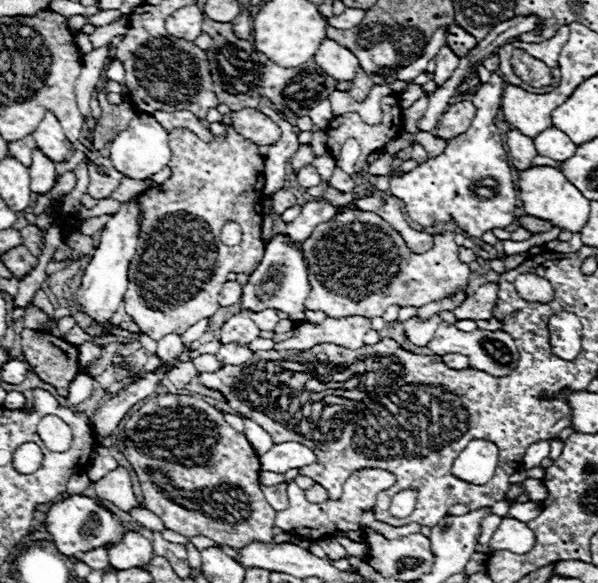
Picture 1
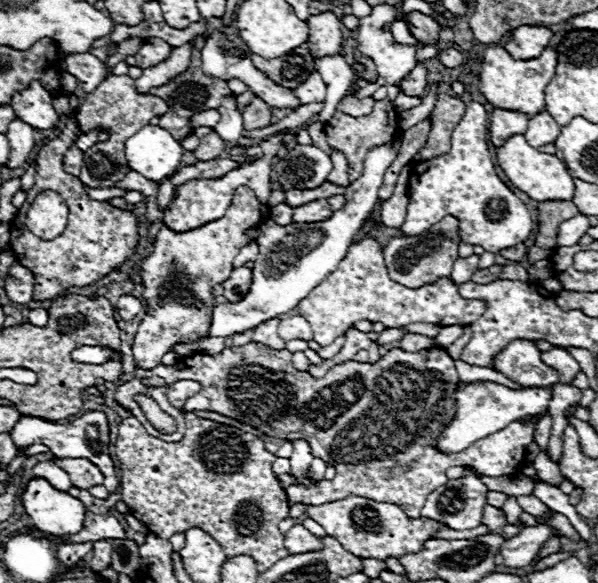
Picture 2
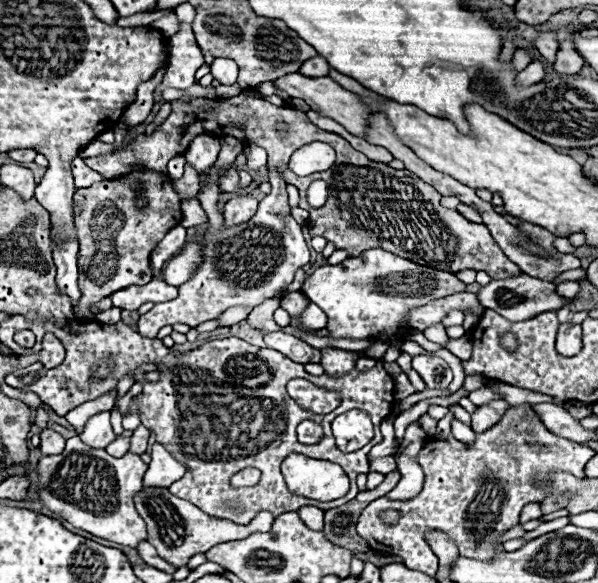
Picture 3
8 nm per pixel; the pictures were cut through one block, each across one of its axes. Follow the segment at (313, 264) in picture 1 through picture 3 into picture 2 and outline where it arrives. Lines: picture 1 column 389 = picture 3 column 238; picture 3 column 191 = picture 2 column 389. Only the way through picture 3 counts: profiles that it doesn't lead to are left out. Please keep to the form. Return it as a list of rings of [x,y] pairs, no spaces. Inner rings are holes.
[[[362,238],[360,242],[354,242],[348,248],[348,254],[338,264],[338,272],[332,272],[332,276],[328,276],[324,284],[316,286],[314,292],[300,300],[298,310],[300,316],[310,322],[314,340],[320,346],[328,346],[334,342],[334,338],[344,334],[352,326],[352,322],[358,320],[382,322],[388,328],[398,328],[412,322],[426,322],[438,326],[468,326],[484,312],[484,304],[480,300],[464,300],[458,294],[458,288],[448,278],[442,278],[434,284],[416,290],[396,284],[388,276],[380,244],[372,238]]]

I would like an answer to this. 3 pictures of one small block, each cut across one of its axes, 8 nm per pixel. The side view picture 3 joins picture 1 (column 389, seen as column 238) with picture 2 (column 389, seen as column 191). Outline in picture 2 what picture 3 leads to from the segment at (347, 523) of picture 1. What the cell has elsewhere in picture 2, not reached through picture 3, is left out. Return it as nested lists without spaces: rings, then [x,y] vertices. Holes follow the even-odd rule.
[[[360,496],[336,500],[322,506],[308,506],[306,514],[308,518],[324,526],[326,534],[334,536],[346,552],[352,552],[360,558],[376,558],[382,562],[386,562],[388,558],[400,558],[412,552],[420,552],[430,536],[434,536],[440,528],[446,528],[446,524],[428,518],[412,520],[400,508],[396,508],[396,504],[380,504],[374,500],[364,500]]]

